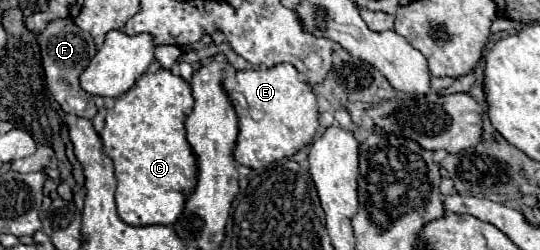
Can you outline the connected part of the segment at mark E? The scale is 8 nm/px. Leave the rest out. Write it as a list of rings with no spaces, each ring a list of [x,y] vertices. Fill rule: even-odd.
[[[279,64],[263,70],[237,70],[225,78],[225,88],[233,102],[233,108],[239,116],[239,138],[235,146],[235,160],[249,168],[259,168],[277,162],[281,158],[291,158],[303,146],[311,144],[319,128],[319,108],[317,96],[311,86],[303,80],[293,64]]]

